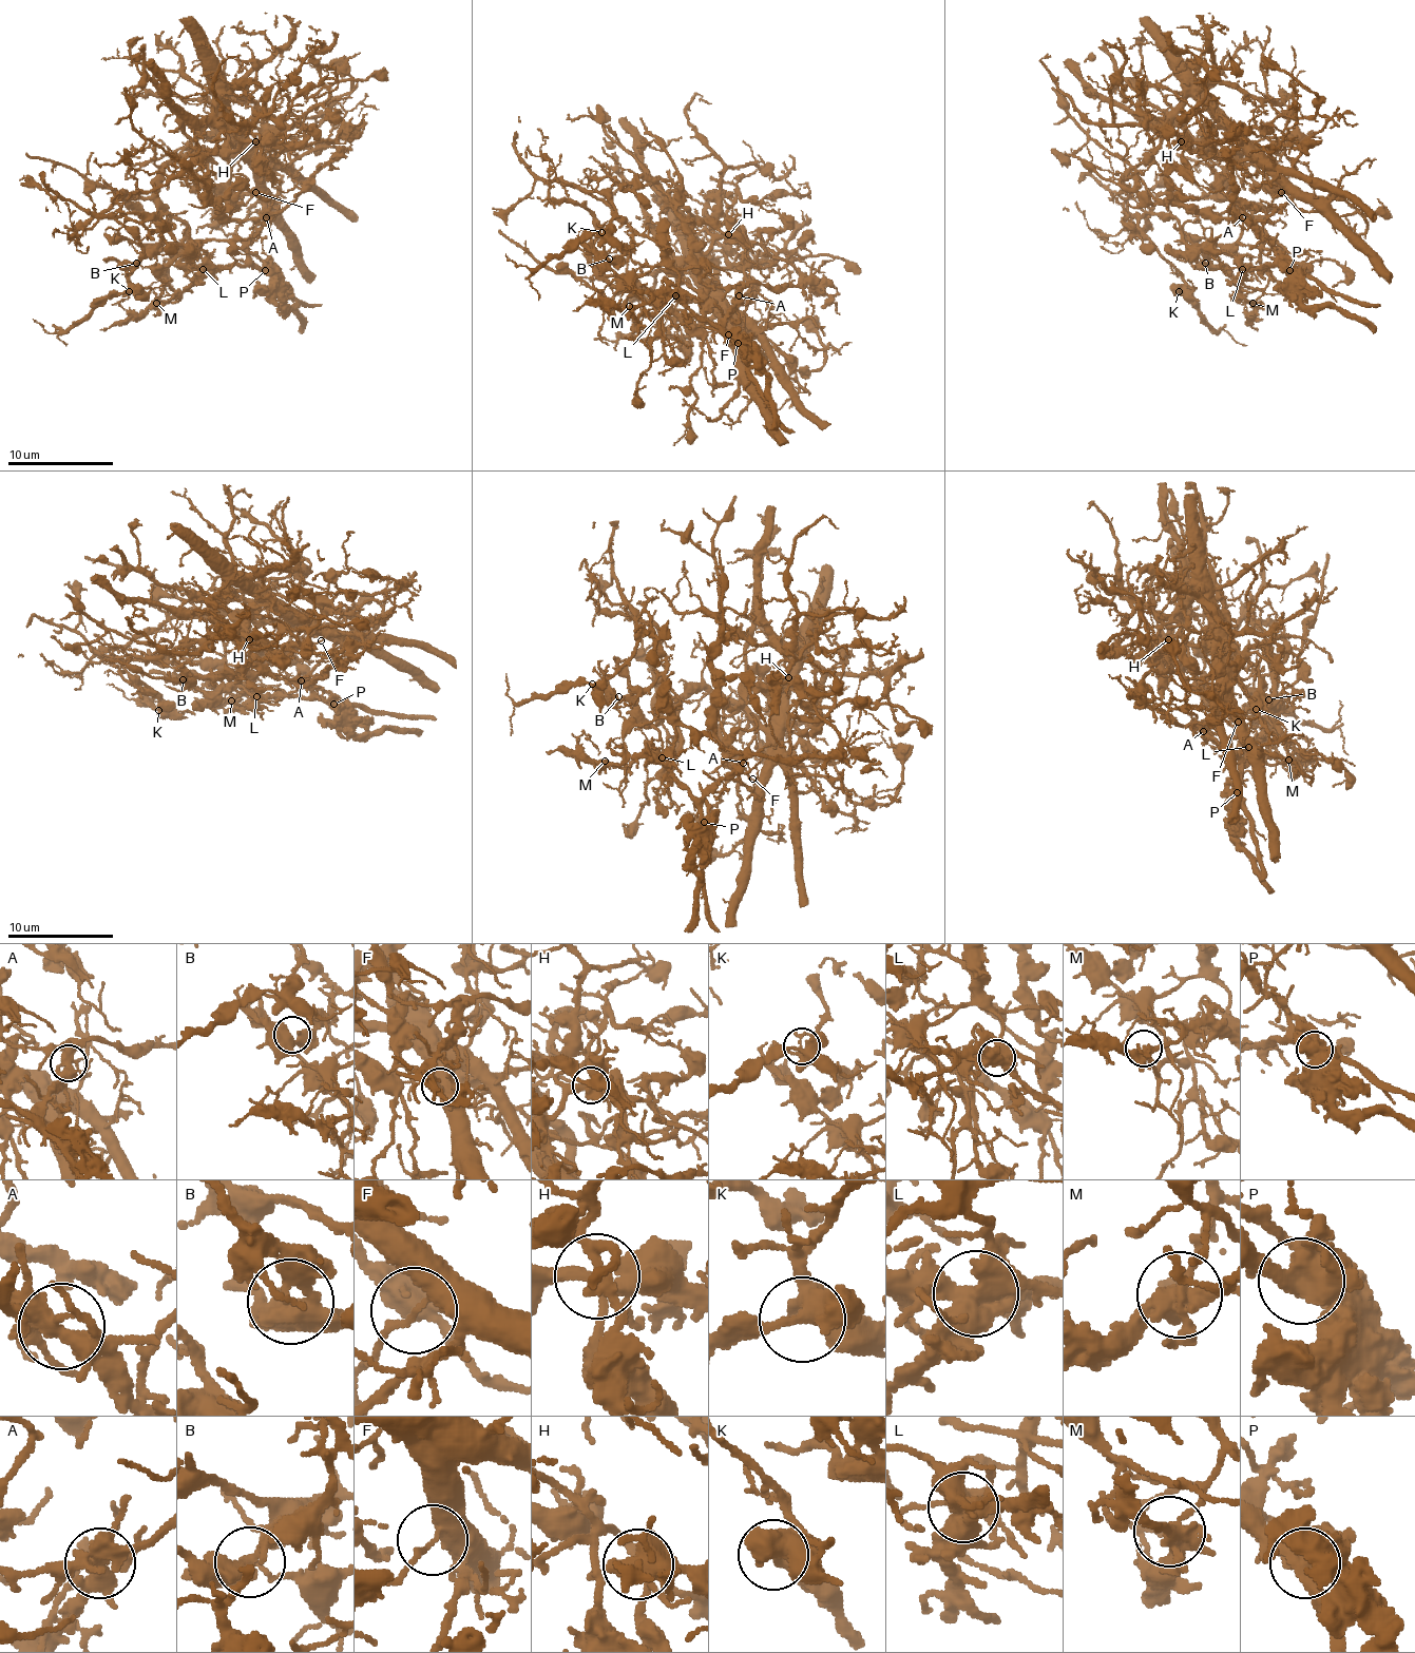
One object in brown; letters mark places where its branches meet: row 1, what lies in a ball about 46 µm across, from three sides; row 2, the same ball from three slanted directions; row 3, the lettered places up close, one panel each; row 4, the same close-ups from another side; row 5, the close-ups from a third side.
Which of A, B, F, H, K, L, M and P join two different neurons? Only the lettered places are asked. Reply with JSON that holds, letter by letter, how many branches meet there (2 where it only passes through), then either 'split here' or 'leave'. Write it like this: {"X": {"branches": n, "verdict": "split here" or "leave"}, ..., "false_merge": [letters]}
{"A": {"branches": 5, "verdict": "split here"}, "B": {"branches": 2, "verdict": "leave"}, "F": {"branches": 2, "verdict": "split here"}, "H": {"branches": 5, "verdict": "leave"}, "K": {"branches": 5, "verdict": "leave"}, "L": {"branches": 6, "verdict": "split here"}, "M": {"branches": 6, "verdict": "split here"}, "P": {"branches": 3, "verdict": "split here"}, "false_merge": ["A", "F", "L", "M", "P"]}

